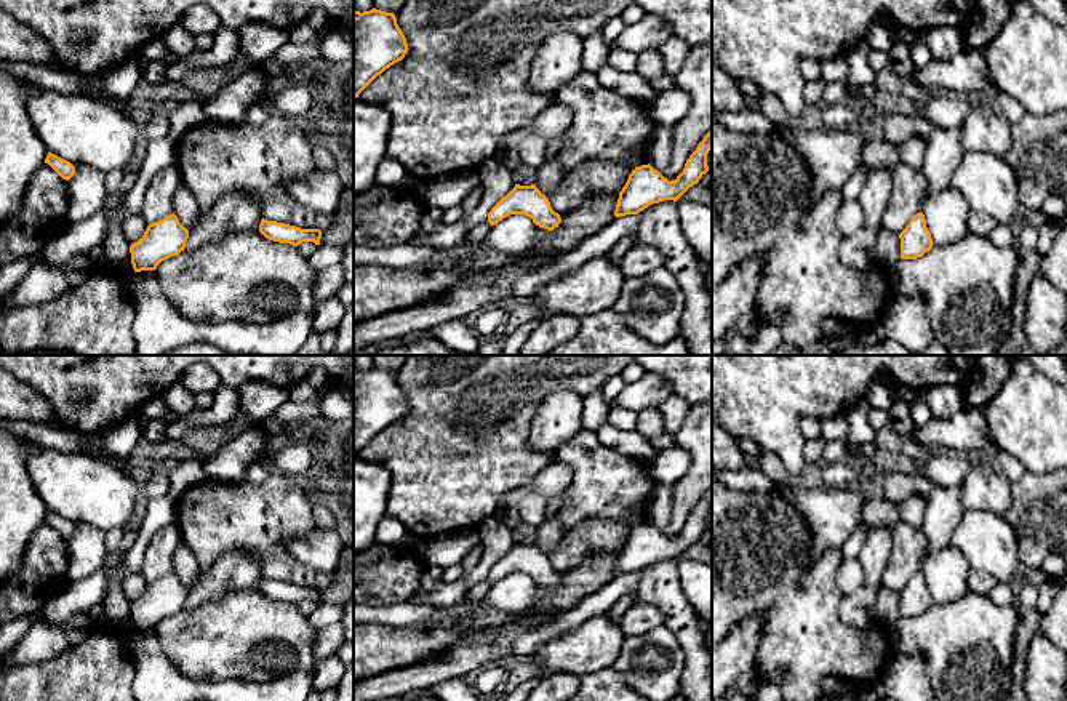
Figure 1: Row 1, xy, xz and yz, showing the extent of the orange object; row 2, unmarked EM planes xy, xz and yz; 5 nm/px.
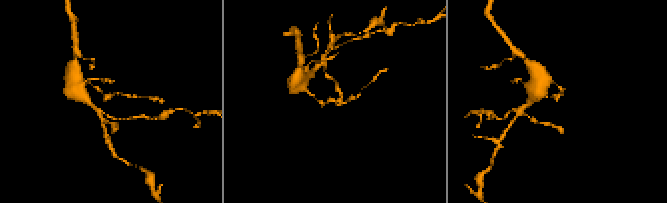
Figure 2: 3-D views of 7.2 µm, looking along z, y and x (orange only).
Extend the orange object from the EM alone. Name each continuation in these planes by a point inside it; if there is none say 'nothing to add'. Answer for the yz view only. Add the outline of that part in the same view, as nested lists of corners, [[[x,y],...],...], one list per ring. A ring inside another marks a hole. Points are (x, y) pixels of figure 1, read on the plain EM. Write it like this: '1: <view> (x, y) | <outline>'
nothing to add

